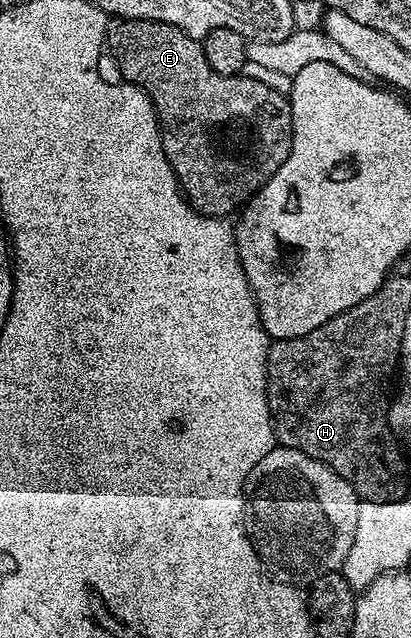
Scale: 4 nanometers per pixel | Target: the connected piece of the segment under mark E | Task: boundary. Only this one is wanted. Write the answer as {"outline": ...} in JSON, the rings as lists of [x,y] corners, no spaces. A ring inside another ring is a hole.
{"outline":[[[121,19],[116,23],[110,24],[107,29],[107,53],[113,56],[113,61],[117,64],[117,69],[122,73],[124,80],[130,85],[135,85],[139,89],[144,89],[145,94],[153,101],[153,106],[157,108],[157,121],[161,125],[161,142],[163,143],[163,151],[165,157],[171,163],[171,167],[175,171],[177,181],[181,184],[181,191],[189,205],[197,210],[205,217],[228,218],[229,212],[233,208],[244,206],[249,198],[267,183],[267,179],[271,179],[271,175],[275,175],[275,171],[279,171],[279,167],[287,159],[287,155],[291,151],[291,143],[293,142],[293,116],[291,115],[291,107],[289,106],[289,98],[286,94],[275,91],[271,87],[267,87],[267,83],[259,83],[259,79],[248,75],[219,75],[219,71],[215,71],[211,67],[211,63],[207,63],[207,55],[203,51],[201,41],[196,37],[187,35],[179,27],[168,25],[162,21],[144,21],[143,19]]]}

